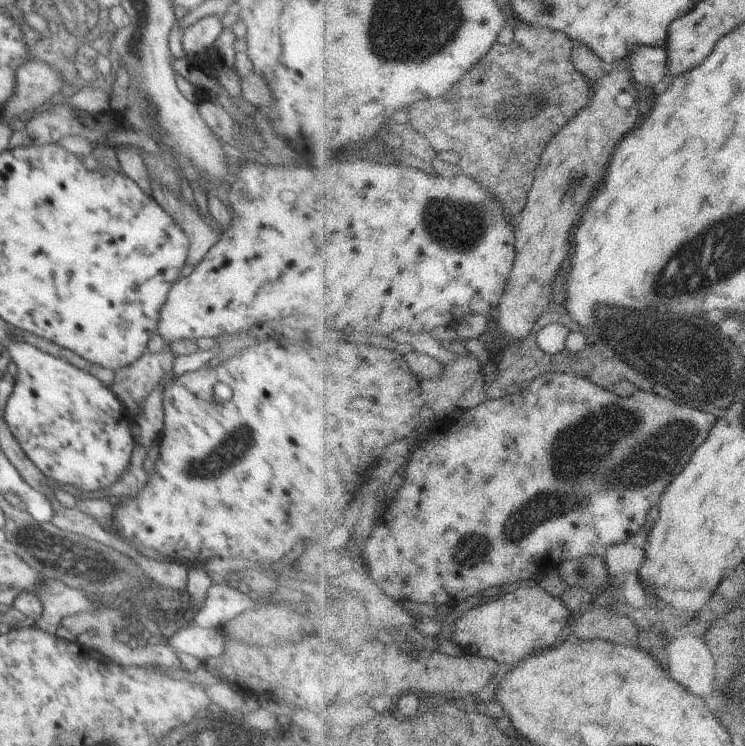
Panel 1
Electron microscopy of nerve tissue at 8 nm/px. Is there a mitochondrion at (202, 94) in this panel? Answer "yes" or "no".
no

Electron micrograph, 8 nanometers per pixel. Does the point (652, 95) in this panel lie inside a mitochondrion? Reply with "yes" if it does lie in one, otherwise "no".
no

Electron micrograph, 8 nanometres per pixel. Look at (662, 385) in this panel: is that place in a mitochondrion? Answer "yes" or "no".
yes

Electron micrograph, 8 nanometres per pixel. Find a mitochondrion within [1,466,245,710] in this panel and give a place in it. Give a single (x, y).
(43, 545)

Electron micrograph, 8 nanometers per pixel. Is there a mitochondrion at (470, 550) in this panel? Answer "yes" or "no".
yes

